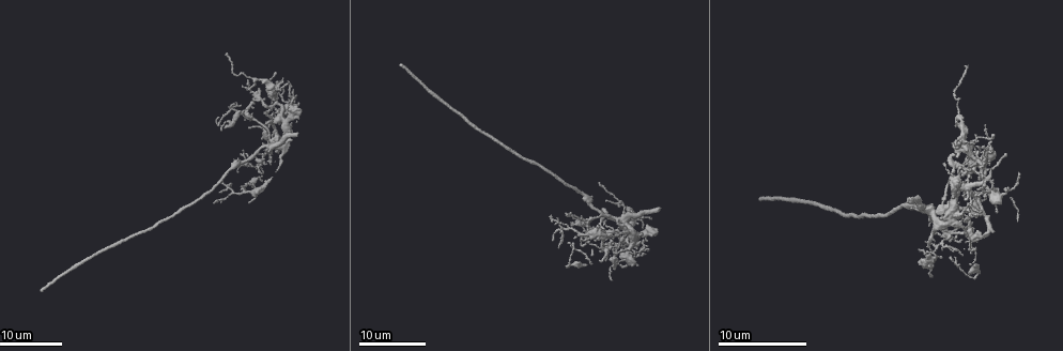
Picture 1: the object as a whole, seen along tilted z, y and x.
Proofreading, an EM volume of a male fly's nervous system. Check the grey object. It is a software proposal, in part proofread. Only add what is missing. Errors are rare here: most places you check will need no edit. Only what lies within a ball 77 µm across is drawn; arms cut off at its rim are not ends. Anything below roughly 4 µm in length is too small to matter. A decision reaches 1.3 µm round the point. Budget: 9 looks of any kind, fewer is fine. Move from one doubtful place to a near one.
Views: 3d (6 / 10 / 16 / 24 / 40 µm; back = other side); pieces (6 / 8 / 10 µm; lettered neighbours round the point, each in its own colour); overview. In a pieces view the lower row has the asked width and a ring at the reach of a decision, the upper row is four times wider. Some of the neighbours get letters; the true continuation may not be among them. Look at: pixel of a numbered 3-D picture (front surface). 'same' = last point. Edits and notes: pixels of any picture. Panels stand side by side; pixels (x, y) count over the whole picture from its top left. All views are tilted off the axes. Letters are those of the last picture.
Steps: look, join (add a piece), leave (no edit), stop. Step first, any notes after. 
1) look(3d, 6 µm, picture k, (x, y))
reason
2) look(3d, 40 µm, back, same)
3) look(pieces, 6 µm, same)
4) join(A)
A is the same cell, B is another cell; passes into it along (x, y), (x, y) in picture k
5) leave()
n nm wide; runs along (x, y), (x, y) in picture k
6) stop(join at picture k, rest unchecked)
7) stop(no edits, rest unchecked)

look(3d, 16 µm, picture 1, (969, 171))
branch stops here

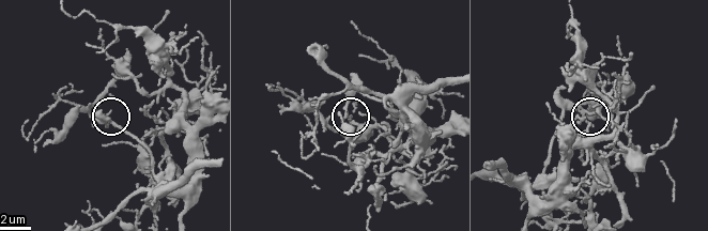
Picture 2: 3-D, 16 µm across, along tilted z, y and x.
look(pieces, 8 µm, picture 2, (109, 112))

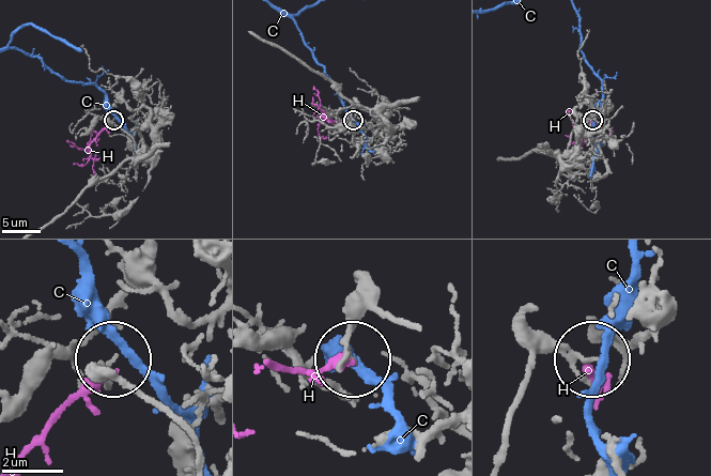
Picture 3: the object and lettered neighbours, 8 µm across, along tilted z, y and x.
leave()
C and H are other cells; none of them fits

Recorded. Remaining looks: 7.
look(3d, 24 µm, picture 1, (573, 221))
an open end

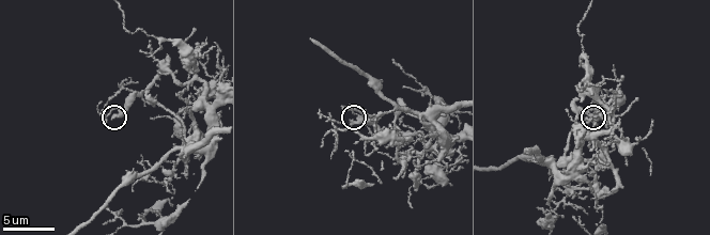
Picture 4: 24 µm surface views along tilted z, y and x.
look(pieces, 8 µm, picture 4, (350, 120))
see the neighbours

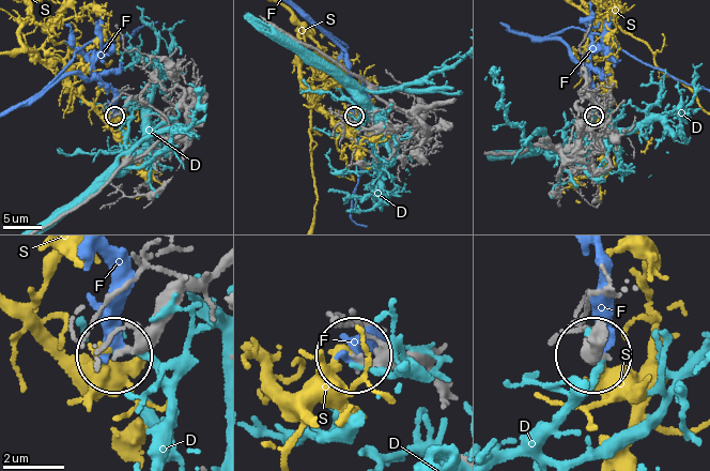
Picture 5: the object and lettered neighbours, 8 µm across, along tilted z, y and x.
leave()
D, F and S are other cells; runs along (213, 272), (116, 354) in picture 5; none of them fits

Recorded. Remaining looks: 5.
look(pieces, 10 µm, picture 4, (145, 160))
branch stops here

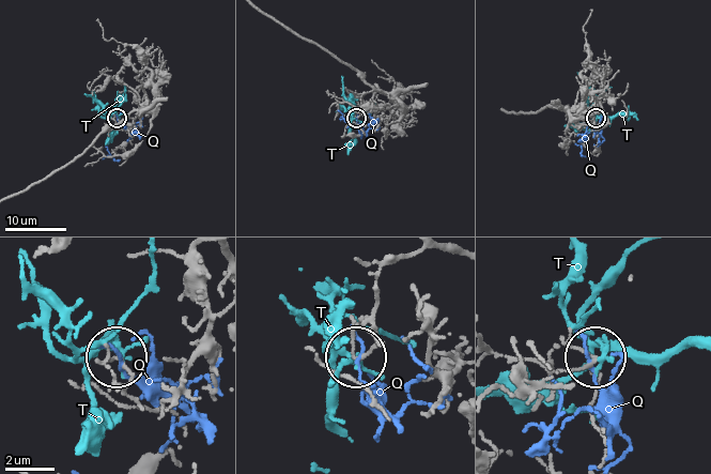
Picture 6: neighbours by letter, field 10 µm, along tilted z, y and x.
leave()
Q and T are other cells; no lettered piece goes on from it

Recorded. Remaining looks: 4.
look(pieces, 6 µm, picture 4, (536, 207))
an open end

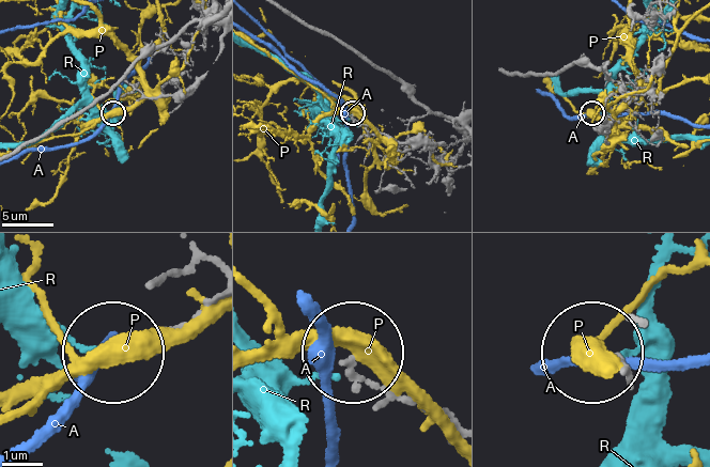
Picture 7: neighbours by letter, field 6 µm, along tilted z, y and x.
leave()
A, P and R are other cells; runs along (215, 60), (189, 86), (171, 94), (141, 98), (113, 112) in picture 7; no lettered piece goes on from it

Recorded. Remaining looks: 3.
stop(no edits, rest unchecked)

